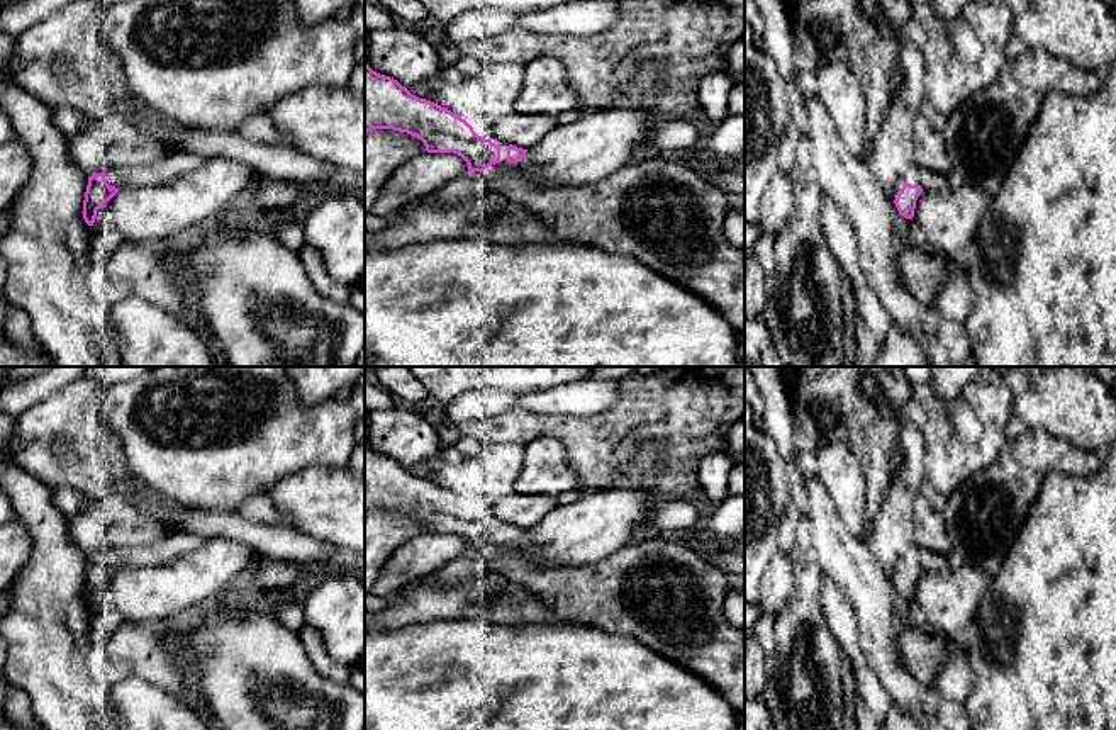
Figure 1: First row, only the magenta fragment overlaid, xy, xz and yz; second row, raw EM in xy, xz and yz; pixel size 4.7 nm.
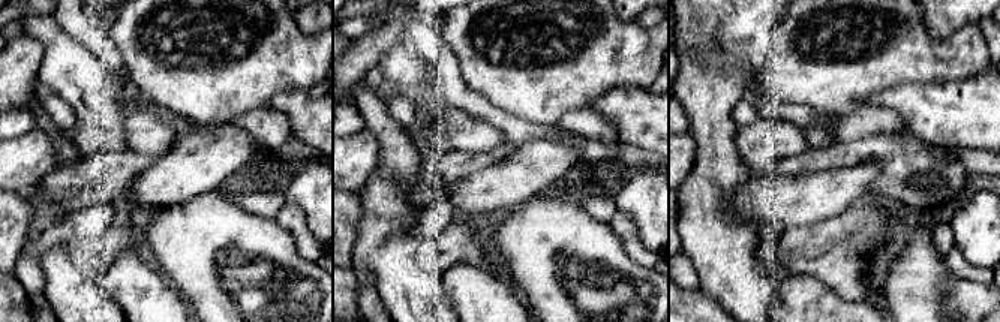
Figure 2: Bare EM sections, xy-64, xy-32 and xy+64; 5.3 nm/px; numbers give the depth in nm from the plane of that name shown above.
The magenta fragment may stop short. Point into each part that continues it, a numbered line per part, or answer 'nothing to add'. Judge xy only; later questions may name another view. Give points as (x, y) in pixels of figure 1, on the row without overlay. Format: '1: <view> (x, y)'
1: xy (178, 544)

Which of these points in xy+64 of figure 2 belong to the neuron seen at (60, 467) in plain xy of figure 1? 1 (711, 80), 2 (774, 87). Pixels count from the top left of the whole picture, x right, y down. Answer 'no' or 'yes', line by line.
1: no
2: no

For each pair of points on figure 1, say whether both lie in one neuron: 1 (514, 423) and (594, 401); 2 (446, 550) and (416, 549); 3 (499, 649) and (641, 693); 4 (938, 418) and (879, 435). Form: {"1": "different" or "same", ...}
{"1": "different", "2": "same", "3": "same", "4": "different"}

